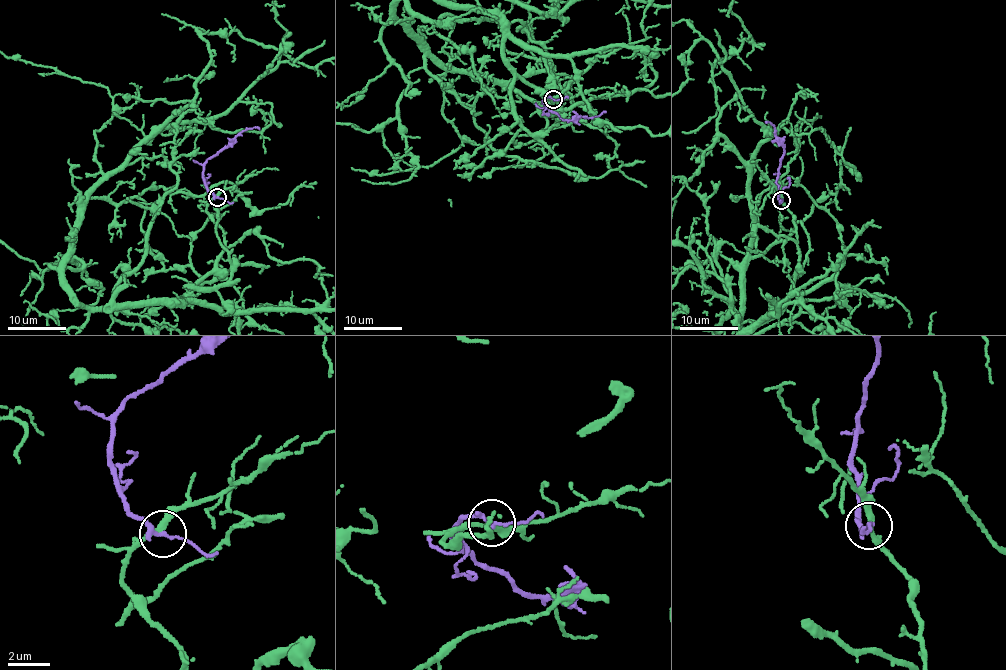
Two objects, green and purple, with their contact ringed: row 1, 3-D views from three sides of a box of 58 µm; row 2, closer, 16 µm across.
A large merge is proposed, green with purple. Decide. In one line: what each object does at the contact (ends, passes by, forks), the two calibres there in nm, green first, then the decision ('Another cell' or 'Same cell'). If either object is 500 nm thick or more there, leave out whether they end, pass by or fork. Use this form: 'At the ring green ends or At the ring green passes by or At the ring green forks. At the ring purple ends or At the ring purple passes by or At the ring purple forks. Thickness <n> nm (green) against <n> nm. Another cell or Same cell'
At the ring green passes by. At the ring purple passes by. Thickness 260 nm (green) against 190 nm. Another cell

